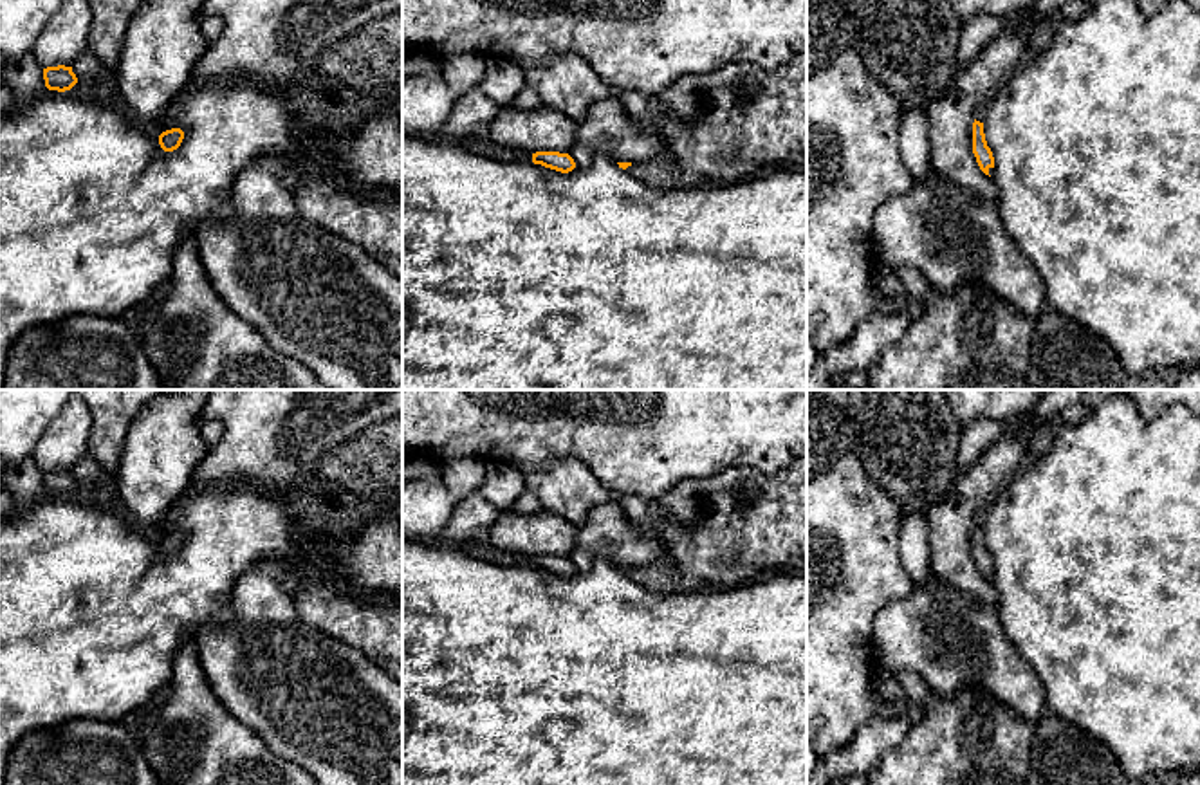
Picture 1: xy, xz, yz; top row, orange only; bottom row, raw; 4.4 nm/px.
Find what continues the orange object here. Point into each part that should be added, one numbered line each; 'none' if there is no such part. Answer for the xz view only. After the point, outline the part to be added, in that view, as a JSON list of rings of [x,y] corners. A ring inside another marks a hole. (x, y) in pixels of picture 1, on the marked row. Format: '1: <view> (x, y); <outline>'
1: xz (657, 172); [[[666,146],[653,159],[644,162],[635,162],[628,166],[626,171],[655,188],[673,189],[677,188],[677,184],[671,180],[671,166],[673,166],[673,159],[671,159],[669,148]]]

